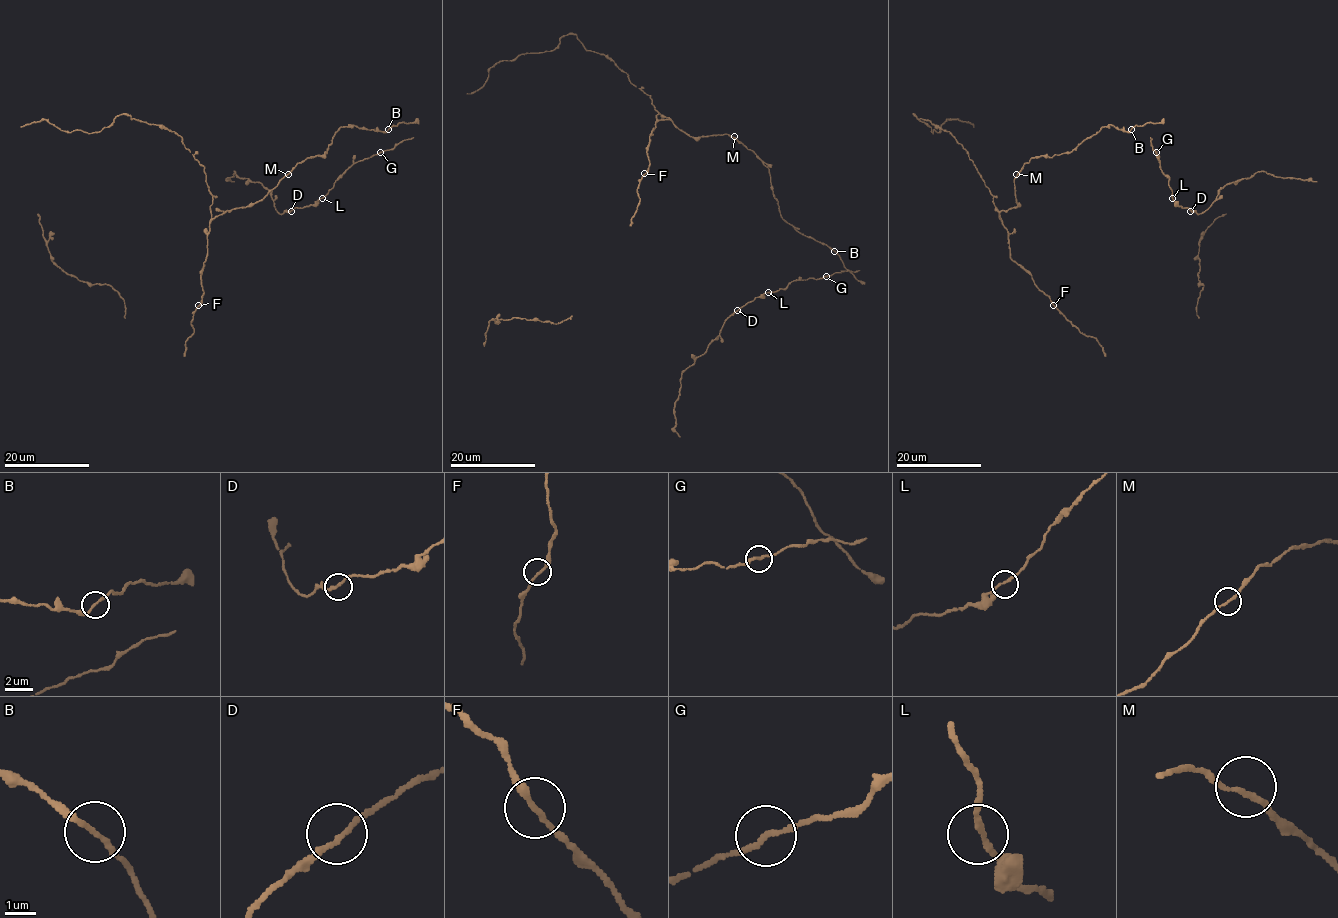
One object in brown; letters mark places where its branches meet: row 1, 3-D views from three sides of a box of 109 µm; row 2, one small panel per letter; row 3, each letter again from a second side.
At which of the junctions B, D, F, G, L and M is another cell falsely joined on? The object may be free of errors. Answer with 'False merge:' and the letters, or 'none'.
False merge: none

